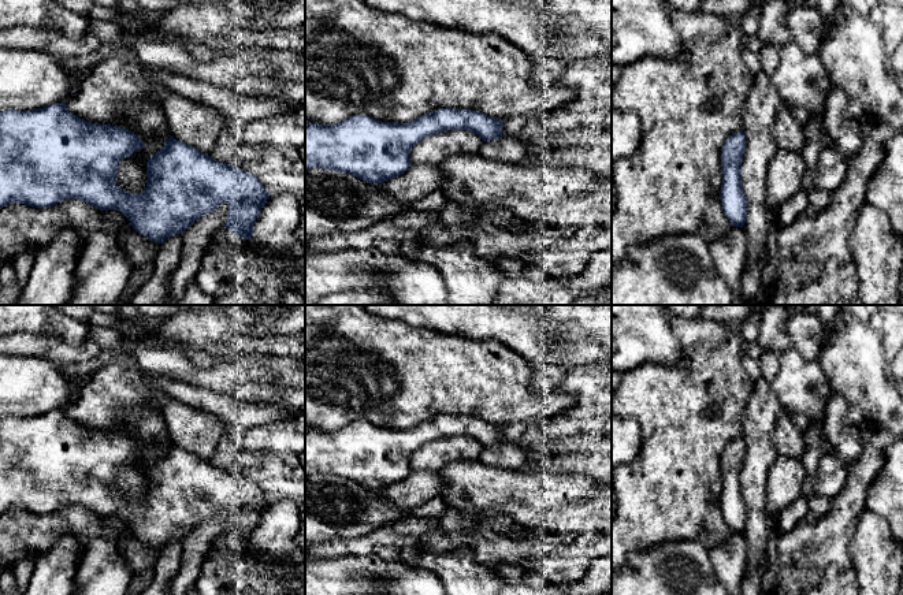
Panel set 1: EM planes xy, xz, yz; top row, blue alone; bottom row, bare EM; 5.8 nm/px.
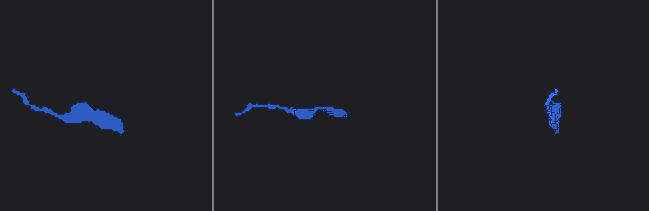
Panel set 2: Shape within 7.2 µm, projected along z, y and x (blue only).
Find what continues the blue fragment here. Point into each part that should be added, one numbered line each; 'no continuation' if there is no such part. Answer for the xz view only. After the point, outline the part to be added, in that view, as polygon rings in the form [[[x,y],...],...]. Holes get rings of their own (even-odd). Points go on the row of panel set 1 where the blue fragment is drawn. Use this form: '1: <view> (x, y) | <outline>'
no continuation

